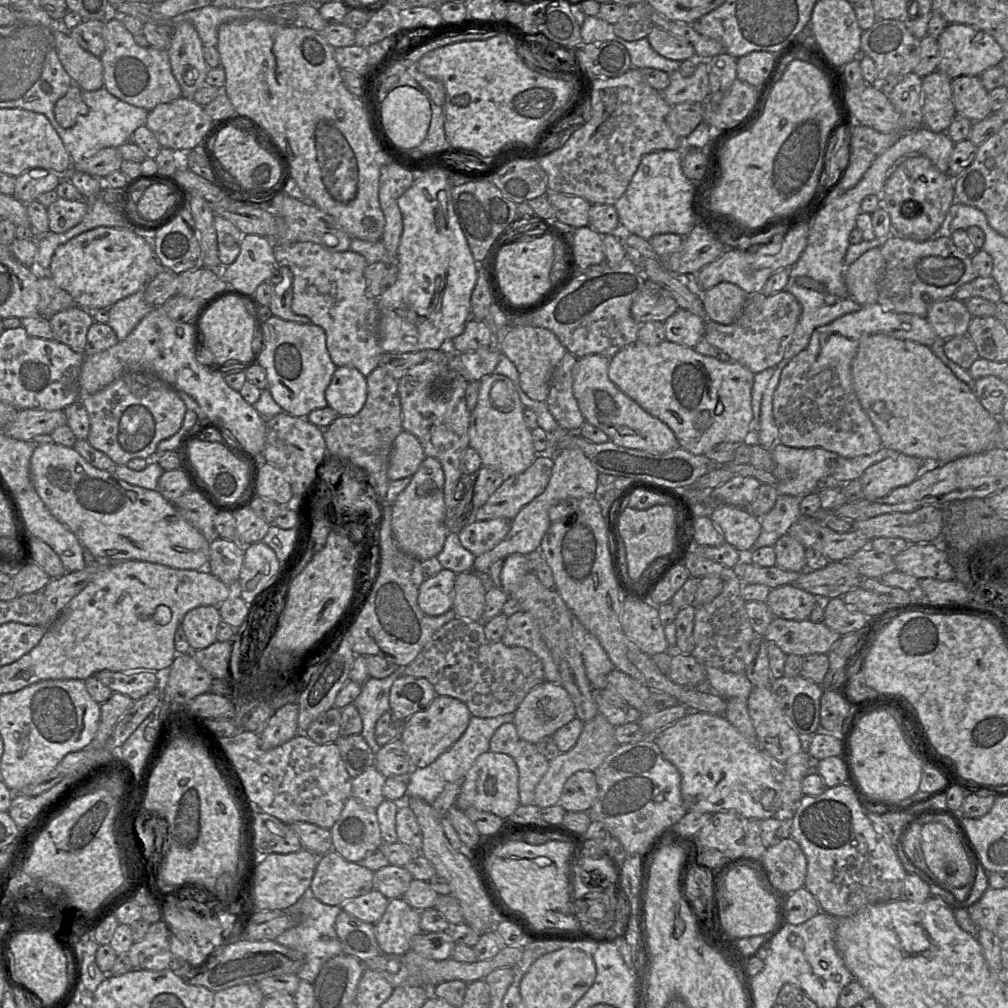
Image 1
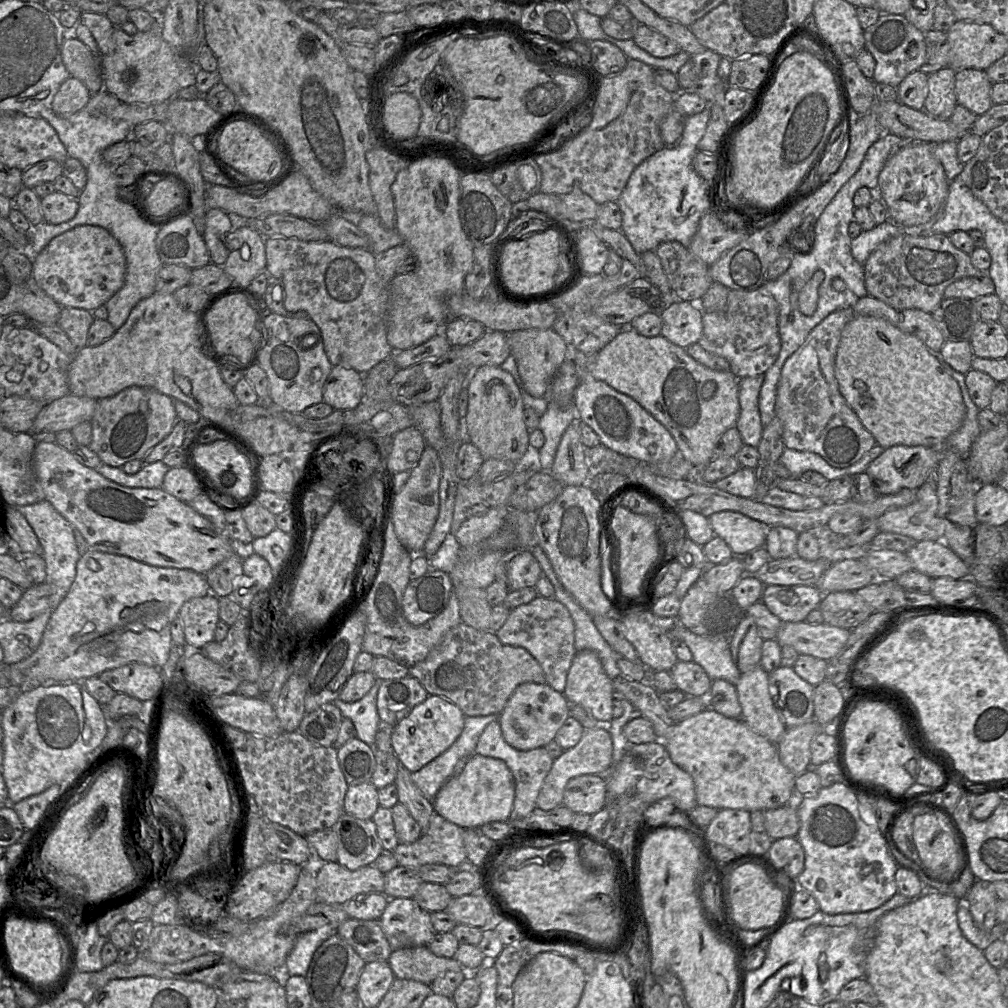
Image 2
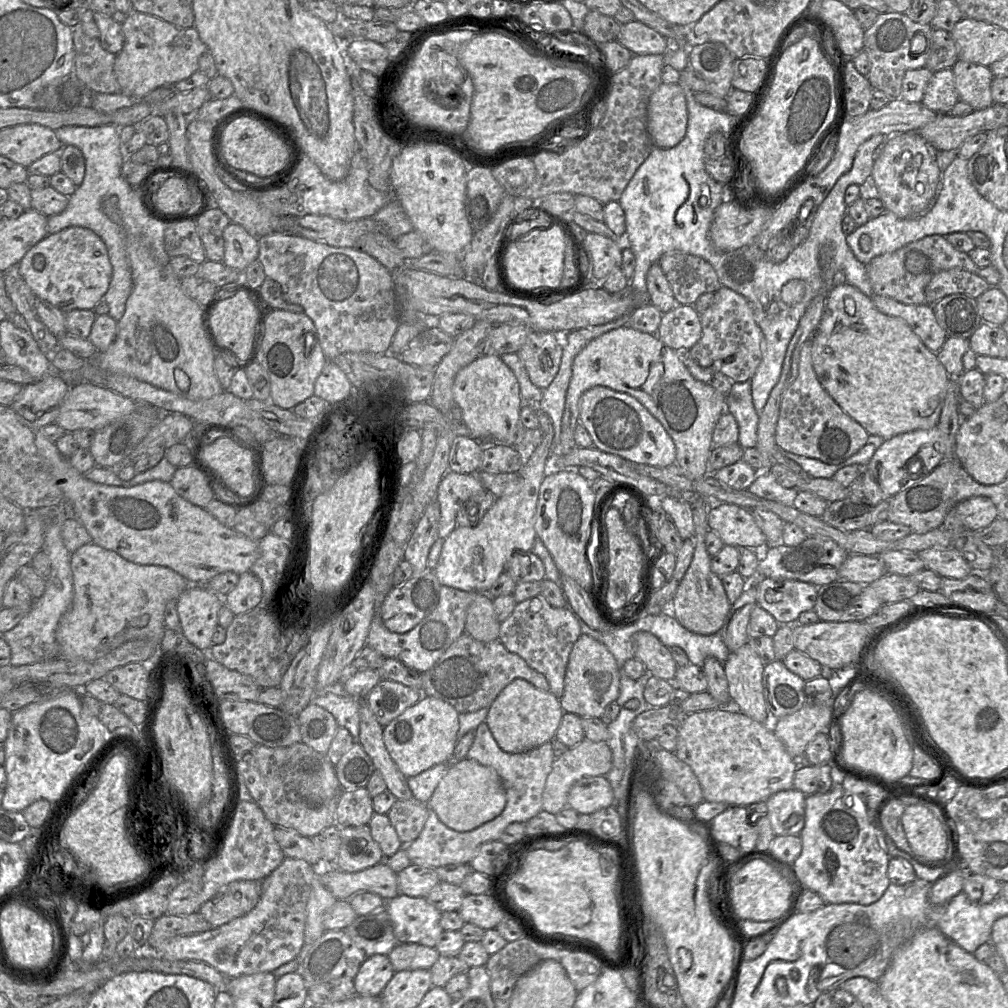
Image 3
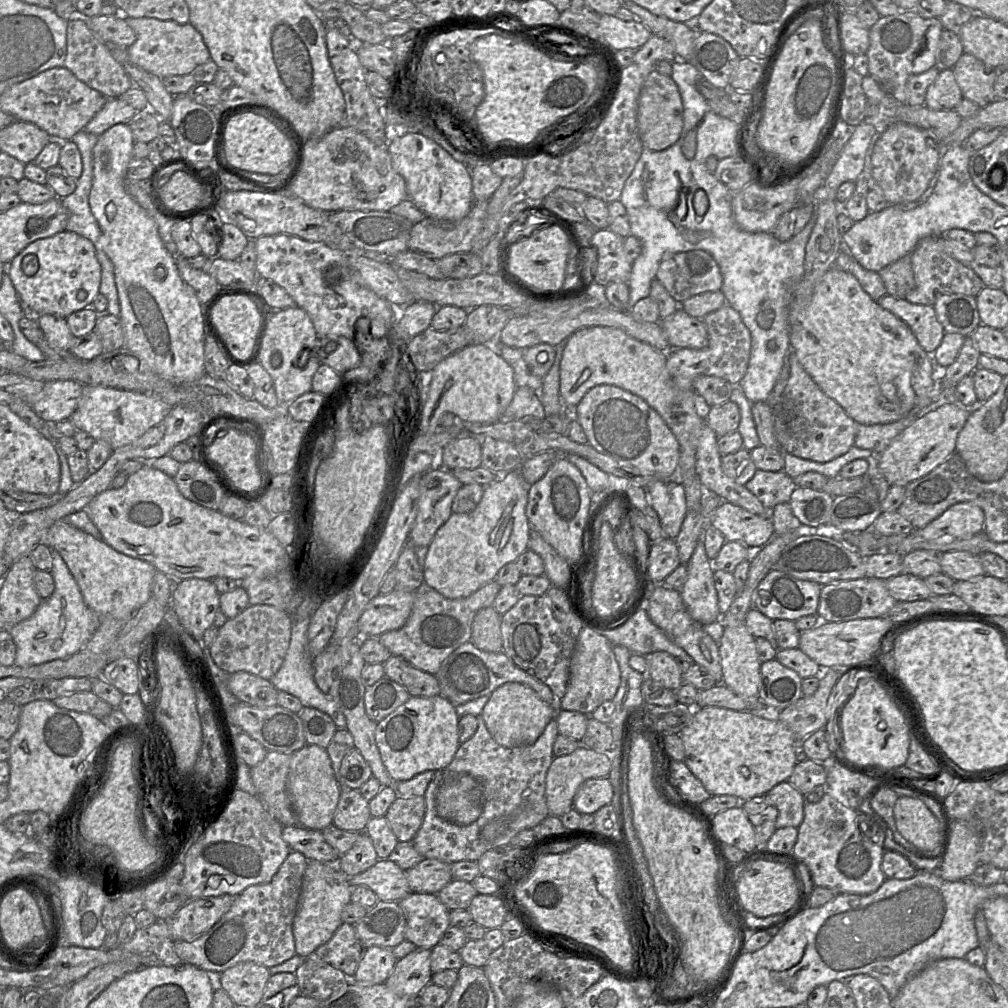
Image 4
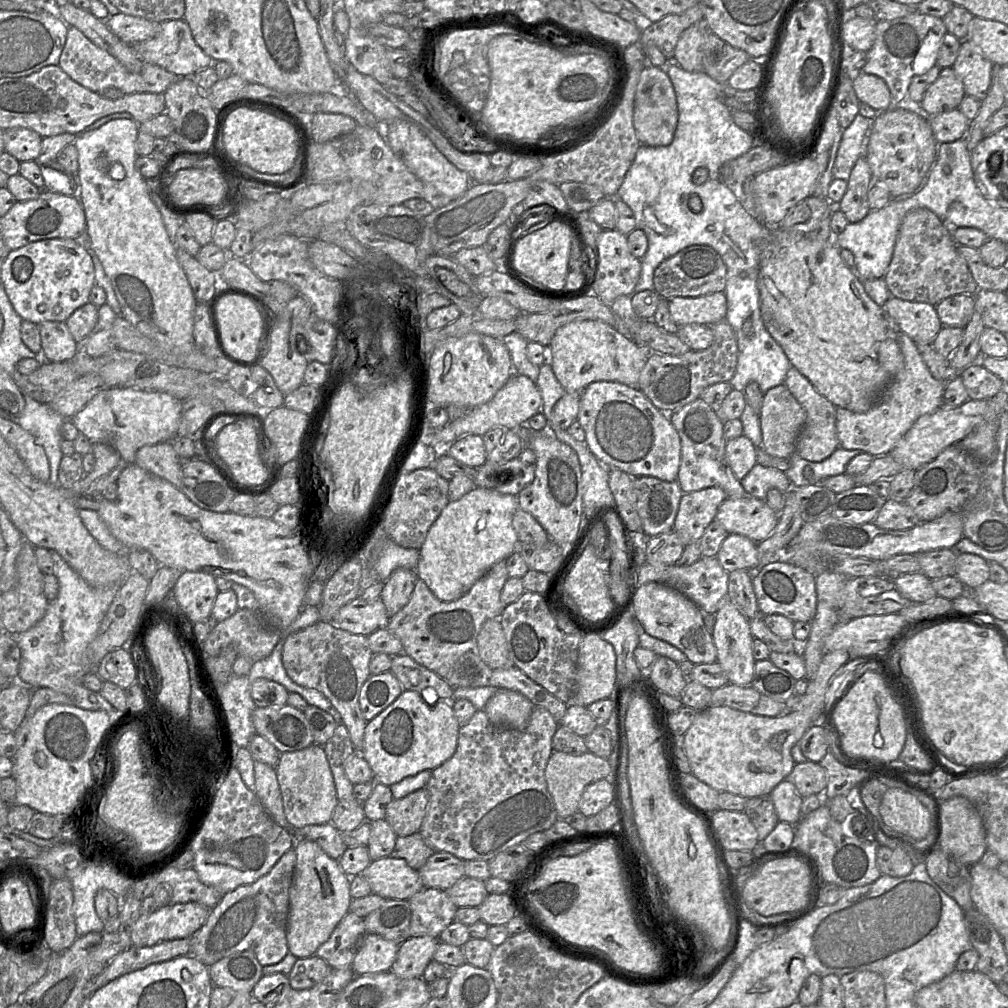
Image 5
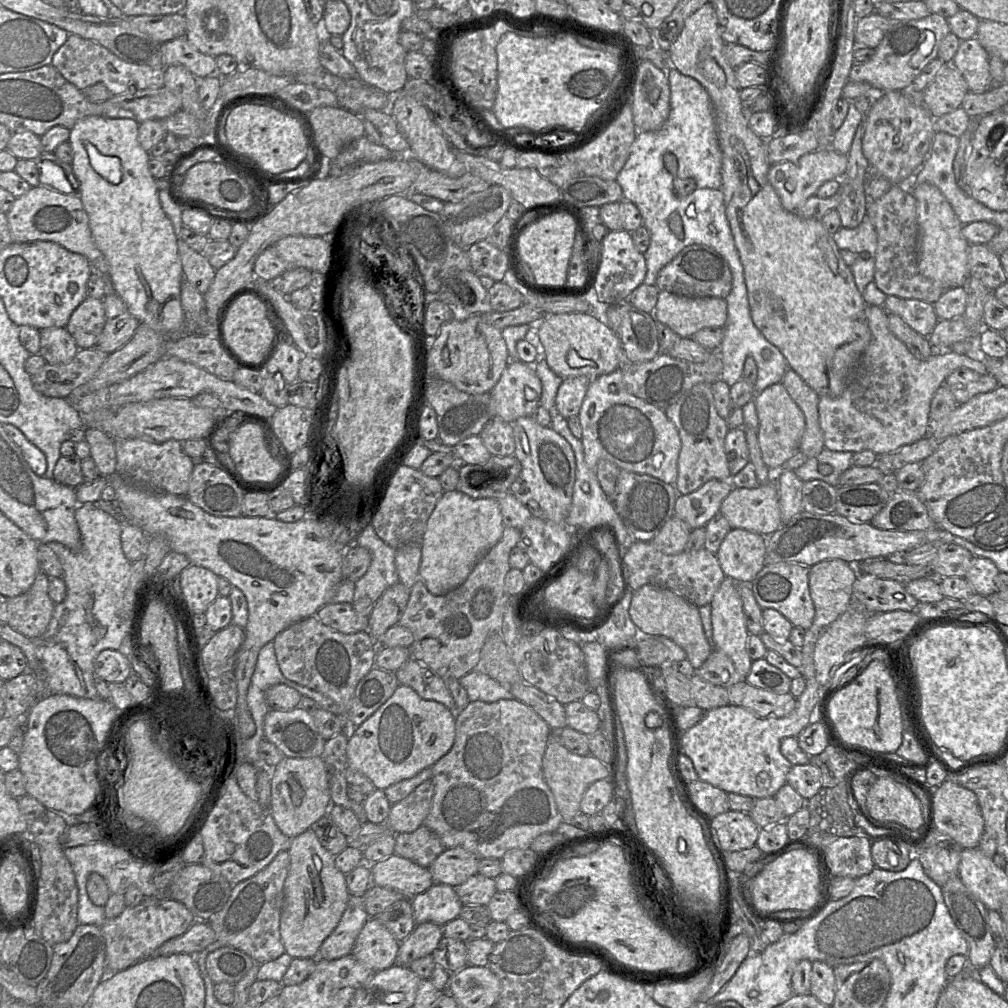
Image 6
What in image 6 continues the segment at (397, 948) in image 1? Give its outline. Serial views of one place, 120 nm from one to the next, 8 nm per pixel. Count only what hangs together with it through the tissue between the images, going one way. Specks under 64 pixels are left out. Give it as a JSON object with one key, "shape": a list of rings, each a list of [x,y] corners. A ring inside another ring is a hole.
{"shape":[[[433,884],[411,904],[416,925],[432,922],[442,927],[459,917],[463,907],[455,889],[445,884]]]}

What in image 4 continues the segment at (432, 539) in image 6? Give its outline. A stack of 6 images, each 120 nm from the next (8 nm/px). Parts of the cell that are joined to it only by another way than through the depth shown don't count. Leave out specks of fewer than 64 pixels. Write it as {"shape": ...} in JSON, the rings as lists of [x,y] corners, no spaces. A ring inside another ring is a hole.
{"shape":[[[520,467],[510,471],[501,481],[484,487],[481,501],[470,513],[452,513],[437,530],[428,546],[423,568],[424,582],[448,599],[461,599],[495,580],[504,565],[515,562],[528,549],[530,524],[526,516],[530,484],[523,478]]]}

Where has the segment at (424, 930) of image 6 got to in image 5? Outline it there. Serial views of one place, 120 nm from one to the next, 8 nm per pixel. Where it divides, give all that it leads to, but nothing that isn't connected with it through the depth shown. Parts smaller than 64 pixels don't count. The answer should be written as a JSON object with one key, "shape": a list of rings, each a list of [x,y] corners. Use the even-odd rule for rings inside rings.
{"shape":[[[431,936],[409,937],[399,945],[391,971],[400,978],[422,977],[439,942],[439,938]]]}

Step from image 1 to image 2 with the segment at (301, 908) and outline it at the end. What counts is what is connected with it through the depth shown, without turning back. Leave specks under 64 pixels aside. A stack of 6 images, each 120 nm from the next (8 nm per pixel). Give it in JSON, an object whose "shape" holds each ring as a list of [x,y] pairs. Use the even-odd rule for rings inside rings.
{"shape":[[[330,925],[297,936],[295,944],[286,959],[287,976],[304,976],[316,949],[336,933]]]}

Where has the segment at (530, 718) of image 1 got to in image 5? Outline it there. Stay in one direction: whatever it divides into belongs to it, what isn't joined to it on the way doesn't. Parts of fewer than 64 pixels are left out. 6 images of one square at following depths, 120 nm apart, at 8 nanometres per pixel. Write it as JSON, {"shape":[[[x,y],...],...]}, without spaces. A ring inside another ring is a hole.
{"shape":[[[498,689],[483,710],[496,726],[524,729],[534,707],[523,694],[508,689]]]}

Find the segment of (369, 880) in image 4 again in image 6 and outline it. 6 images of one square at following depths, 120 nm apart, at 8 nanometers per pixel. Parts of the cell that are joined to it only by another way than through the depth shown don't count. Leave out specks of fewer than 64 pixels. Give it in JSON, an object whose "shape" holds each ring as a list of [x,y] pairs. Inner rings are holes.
{"shape":[[[397,854],[369,865],[372,885],[397,891],[407,900],[412,900],[434,884],[428,868]]]}

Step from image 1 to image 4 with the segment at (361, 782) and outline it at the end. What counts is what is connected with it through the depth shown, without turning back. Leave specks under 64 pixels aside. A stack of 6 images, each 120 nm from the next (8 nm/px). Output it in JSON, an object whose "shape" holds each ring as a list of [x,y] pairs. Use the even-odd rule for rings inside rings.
{"shape":[[[341,787],[333,824],[342,830],[362,833],[371,817],[369,801],[362,796],[359,789]]]}

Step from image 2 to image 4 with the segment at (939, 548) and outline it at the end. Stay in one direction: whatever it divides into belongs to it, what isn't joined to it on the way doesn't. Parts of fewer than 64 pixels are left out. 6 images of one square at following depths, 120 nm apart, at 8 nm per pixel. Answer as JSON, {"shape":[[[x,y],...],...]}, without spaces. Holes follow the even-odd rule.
{"shape":[[[967,551],[941,553],[939,554],[939,563],[942,573],[954,581],[978,579],[987,575],[978,555]]]}

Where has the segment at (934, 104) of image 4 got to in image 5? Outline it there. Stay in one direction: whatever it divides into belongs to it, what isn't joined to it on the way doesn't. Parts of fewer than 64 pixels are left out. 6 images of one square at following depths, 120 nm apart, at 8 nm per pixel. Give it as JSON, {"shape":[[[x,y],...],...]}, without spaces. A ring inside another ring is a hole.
{"shape":[[[952,67],[941,68],[937,79],[928,86],[920,103],[920,111],[927,117],[959,107],[966,95],[960,78]]]}

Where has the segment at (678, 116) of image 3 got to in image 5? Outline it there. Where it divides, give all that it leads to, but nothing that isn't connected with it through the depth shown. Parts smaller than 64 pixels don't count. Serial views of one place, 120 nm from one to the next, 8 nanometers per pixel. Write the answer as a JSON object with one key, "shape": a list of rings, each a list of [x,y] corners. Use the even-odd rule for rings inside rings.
{"shape":[[[646,65],[639,77],[633,110],[633,126],[640,144],[653,147],[670,145],[677,123],[677,99],[668,74],[660,67]]]}

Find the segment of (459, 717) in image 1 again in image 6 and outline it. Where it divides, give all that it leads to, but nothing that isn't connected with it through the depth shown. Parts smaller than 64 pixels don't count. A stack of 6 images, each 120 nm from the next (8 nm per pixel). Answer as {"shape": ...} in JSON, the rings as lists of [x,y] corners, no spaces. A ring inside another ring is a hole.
{"shape":[[[400,684],[392,696],[367,718],[347,744],[347,766],[365,775],[376,787],[384,790],[432,767],[449,752],[455,740],[455,711],[433,700],[421,698],[411,687]]]}

